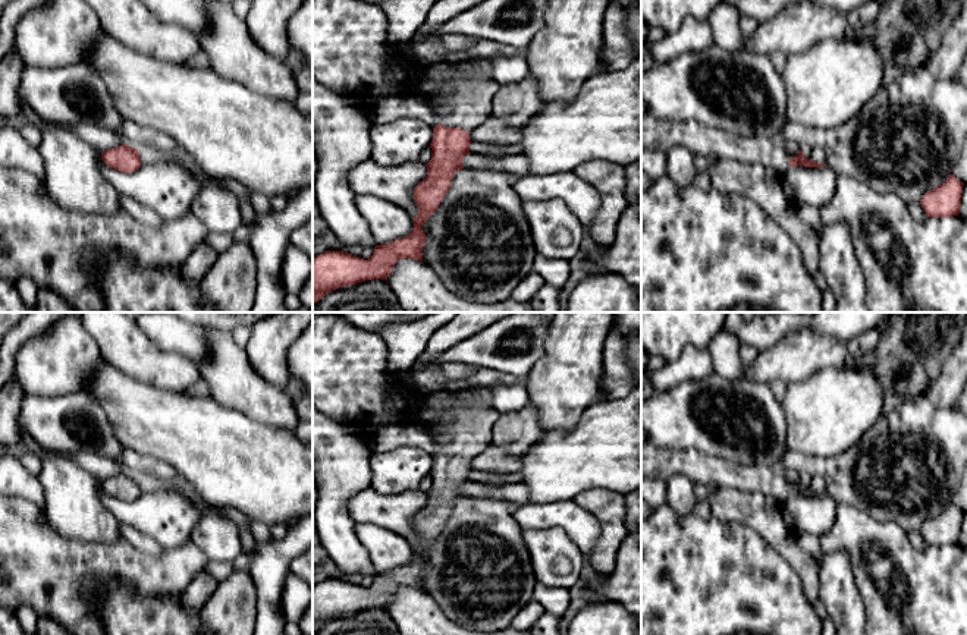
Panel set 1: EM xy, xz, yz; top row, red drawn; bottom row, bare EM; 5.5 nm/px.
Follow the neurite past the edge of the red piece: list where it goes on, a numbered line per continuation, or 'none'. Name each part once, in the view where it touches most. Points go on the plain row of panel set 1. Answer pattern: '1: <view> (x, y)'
1: xz (470, 431)

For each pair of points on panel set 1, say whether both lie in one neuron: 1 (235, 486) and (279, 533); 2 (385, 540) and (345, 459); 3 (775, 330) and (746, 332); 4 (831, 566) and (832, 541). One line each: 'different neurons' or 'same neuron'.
1: different neurons
2: different neurons
3: same neuron
4: different neurons

